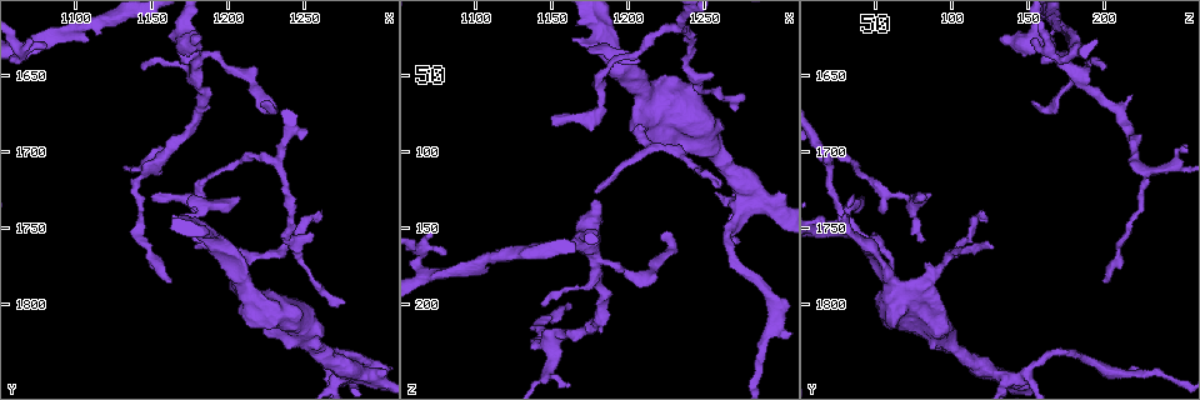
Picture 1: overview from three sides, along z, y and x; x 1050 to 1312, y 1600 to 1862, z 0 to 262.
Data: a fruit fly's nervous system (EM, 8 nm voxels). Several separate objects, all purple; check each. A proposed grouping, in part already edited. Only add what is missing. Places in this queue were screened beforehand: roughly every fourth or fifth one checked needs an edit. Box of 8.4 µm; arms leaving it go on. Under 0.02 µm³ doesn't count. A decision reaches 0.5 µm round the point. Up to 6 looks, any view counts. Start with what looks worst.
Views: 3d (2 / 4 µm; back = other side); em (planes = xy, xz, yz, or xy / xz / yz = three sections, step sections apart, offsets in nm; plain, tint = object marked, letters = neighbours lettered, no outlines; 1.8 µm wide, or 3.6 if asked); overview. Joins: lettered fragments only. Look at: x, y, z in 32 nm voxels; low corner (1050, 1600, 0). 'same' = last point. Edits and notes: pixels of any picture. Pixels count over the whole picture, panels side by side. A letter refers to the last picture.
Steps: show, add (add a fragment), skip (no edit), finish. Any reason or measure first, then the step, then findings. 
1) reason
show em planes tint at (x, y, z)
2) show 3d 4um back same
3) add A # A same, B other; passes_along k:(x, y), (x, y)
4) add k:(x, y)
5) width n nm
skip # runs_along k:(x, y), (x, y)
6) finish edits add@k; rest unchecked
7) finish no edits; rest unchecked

free end
show em yz step 4 letters at (1164, 1740, 24)

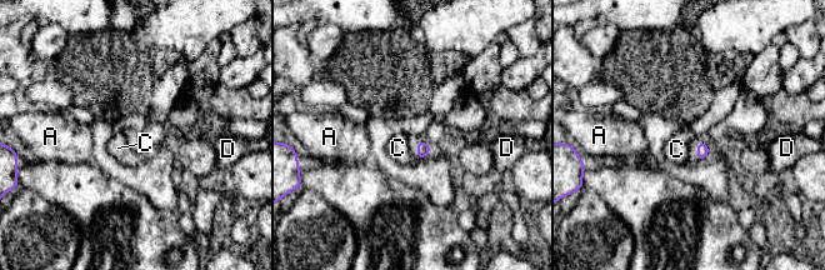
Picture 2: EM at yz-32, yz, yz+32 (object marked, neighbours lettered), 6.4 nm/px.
show em planes letters same

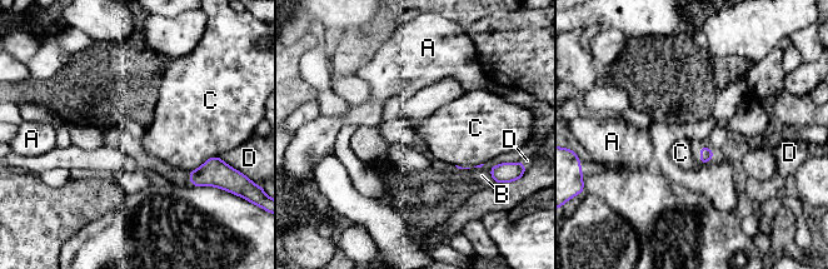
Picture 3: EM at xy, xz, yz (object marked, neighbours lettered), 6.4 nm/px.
skip # A other, B other, C other, D other; border 3:(218, 155), (208, 158), (189, 172); no lettered fragment goes on from it

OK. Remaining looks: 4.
branch stops here
show em yz step 16 tint at (1182, 1756, 80)

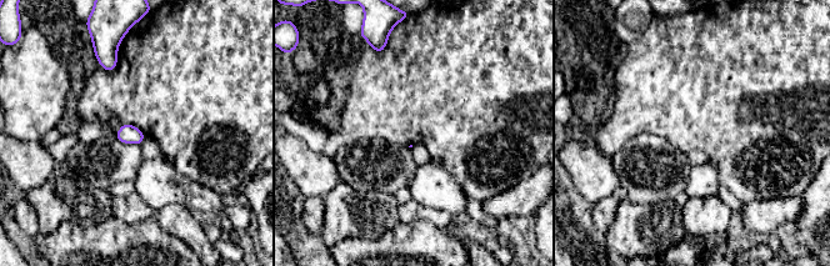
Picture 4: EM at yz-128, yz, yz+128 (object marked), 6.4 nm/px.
show em xz step 16 letters same

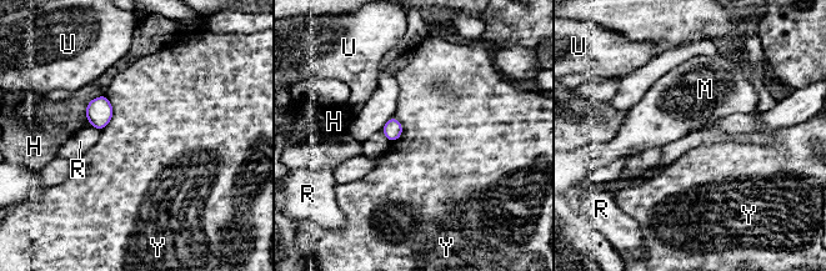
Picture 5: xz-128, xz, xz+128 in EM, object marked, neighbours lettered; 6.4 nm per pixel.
longest_contact Y 240 nm
skip # H other, M other, R other, U other, Y other; border 5:(105, 95), (111, 119), (101, 130); none of them fits

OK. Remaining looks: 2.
three-way junction
show 3d 4um at (1178, 1638, 170)

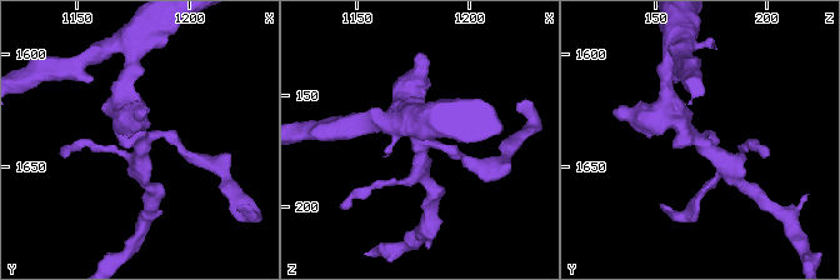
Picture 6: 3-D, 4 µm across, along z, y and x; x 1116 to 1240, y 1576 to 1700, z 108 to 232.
show em planes letters at (1179, 1639, 169)

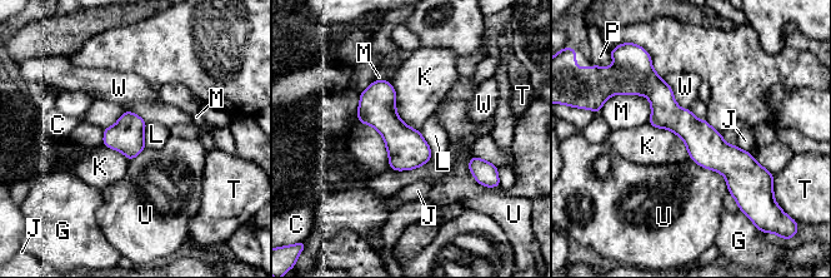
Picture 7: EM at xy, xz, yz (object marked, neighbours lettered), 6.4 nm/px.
skip # C other, G other, J other, K other, L other, M other, P other, T other, U other, W other; border 7:(389, 82), (396, 114), (419, 130); no lettered fragment goes on from it

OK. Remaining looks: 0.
finish no edits; rest unchecked

